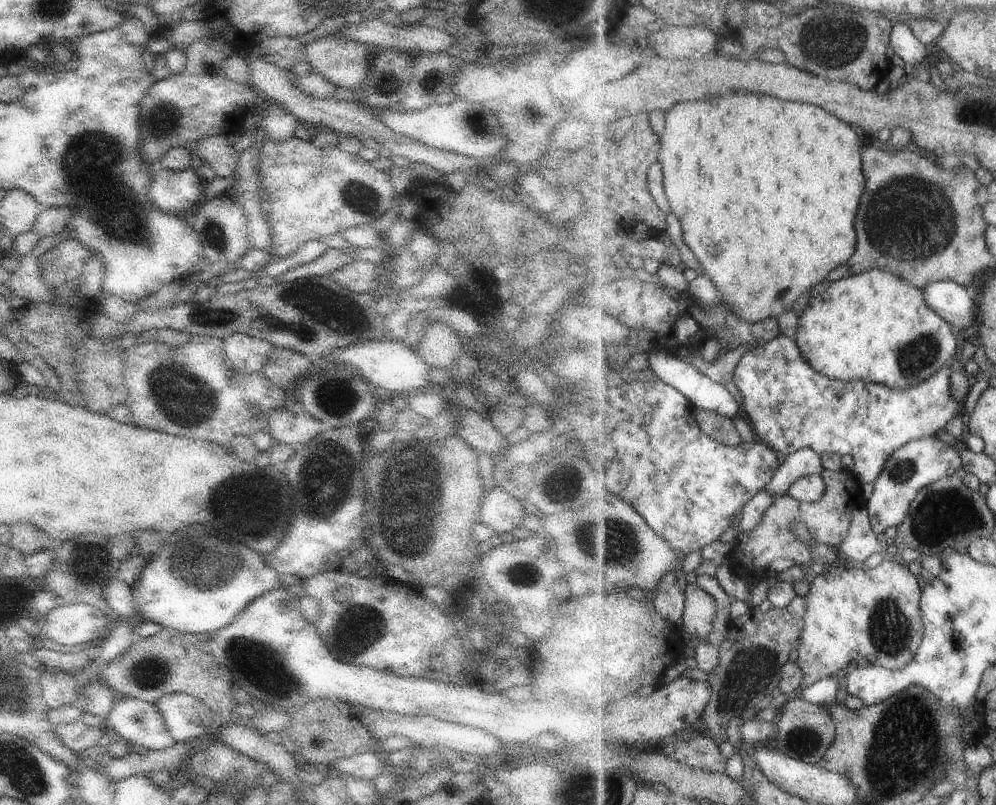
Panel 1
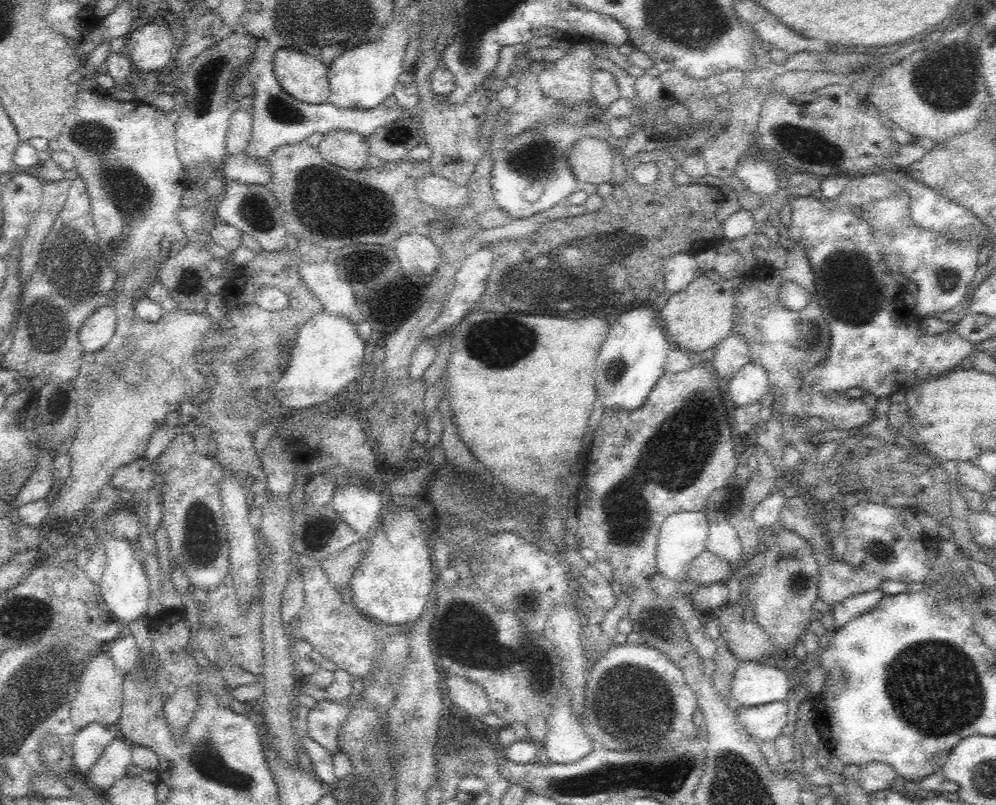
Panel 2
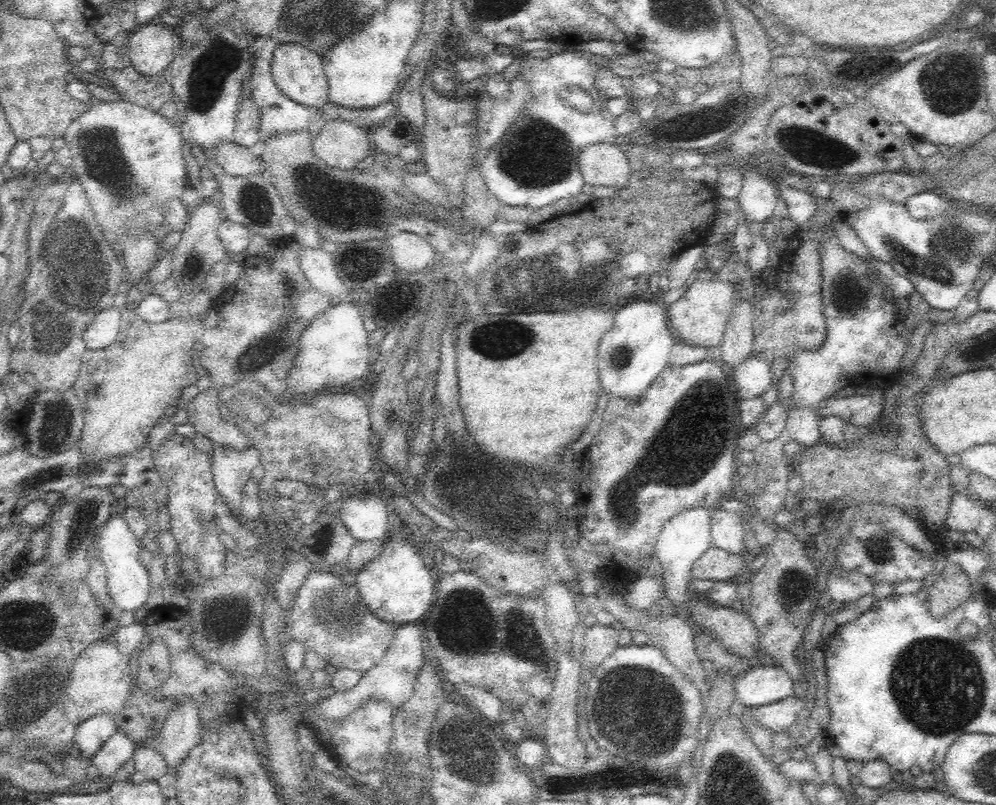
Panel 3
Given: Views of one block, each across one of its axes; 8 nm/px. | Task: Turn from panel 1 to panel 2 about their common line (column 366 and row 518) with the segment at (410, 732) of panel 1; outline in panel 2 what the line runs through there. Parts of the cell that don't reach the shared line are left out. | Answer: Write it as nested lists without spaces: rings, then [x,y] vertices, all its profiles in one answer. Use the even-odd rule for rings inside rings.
[[[715,508],[709,510],[709,533],[705,550],[710,550],[716,556],[742,569],[746,565],[743,561],[742,545],[726,511],[727,509],[722,512]]]

